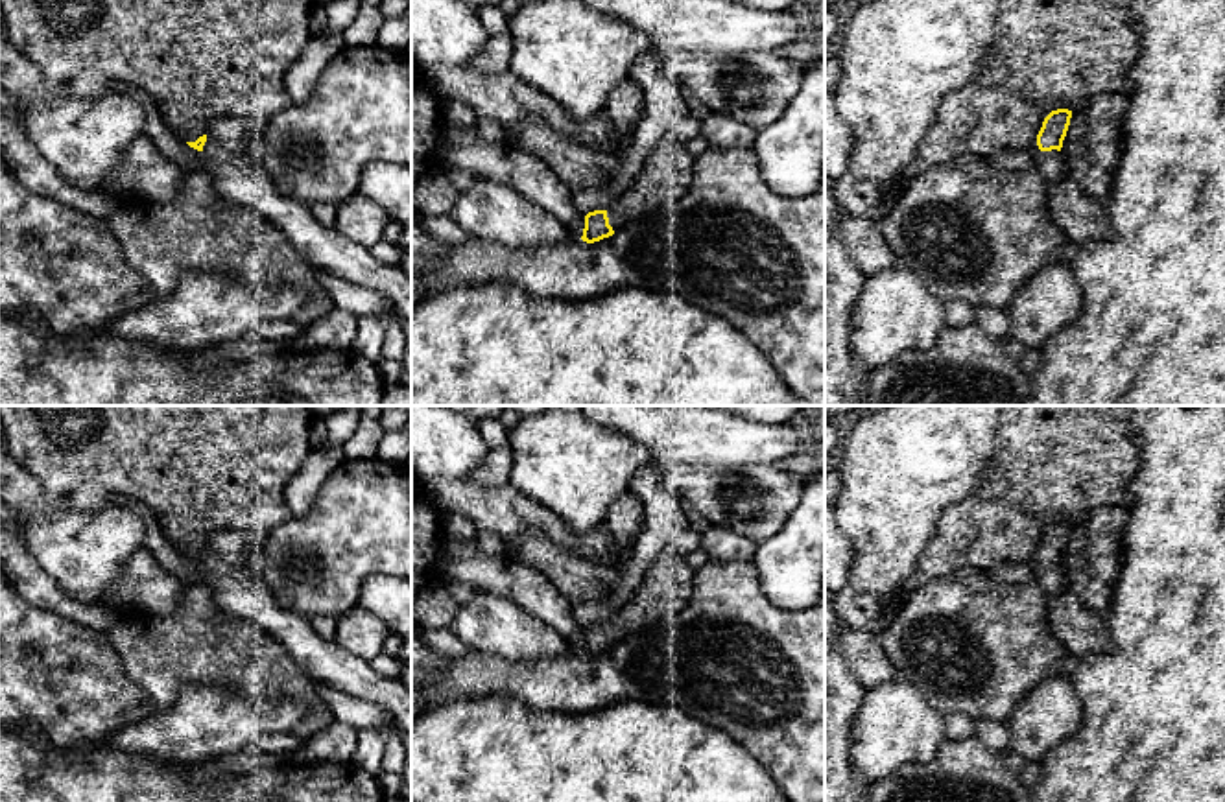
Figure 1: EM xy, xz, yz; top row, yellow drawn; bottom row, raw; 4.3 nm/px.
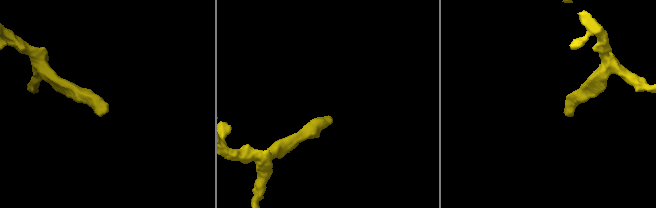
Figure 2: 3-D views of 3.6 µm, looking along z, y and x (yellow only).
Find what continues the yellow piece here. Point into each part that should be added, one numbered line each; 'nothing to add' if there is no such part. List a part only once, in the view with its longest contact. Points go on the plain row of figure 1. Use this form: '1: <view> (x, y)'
1: yz (1050, 577)

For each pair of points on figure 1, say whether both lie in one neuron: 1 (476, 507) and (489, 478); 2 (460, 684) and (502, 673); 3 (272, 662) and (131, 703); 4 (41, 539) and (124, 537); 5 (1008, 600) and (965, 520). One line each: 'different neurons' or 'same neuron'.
1: different neurons
2: same neuron
3: different neurons
4: same neuron
5: different neurons

